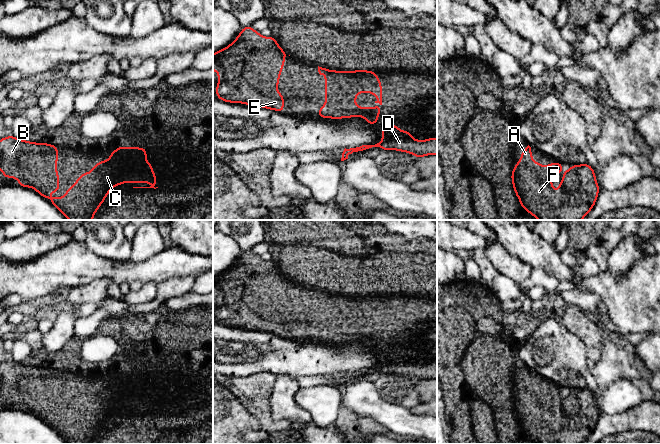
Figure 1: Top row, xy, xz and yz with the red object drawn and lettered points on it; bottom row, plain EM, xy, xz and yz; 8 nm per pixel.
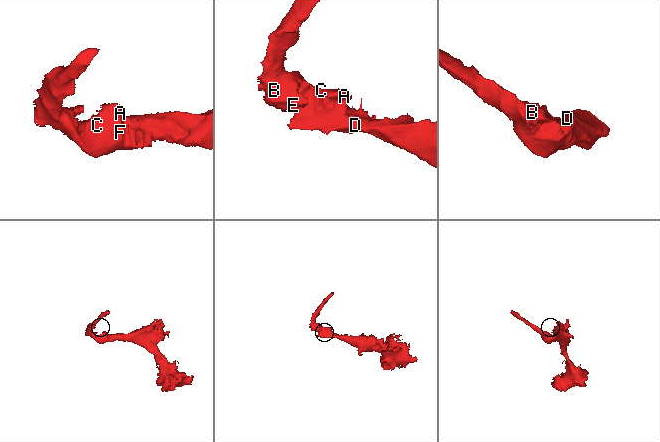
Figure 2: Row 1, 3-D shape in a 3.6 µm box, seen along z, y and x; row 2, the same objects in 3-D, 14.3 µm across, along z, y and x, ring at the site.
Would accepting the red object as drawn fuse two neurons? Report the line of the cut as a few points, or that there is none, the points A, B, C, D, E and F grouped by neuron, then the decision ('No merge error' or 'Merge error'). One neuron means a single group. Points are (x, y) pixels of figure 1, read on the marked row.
No split. Groups: A B C D E F. No merge error

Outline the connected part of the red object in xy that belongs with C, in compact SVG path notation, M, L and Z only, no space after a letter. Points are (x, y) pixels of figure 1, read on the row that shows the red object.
M12 135L0 139L0 169L5 178L17 178L18 185L26 188L33 187L45 199L48 199L63 215L69 220L92 220L98 208L104 202L107 194L117 185L122 186L126 181L134 184L136 182L149 182L150 187L133 187L133 188L154 188L157 184L157 178L152 169L152 164L146 161L147 148L140 147L124 147L118 146L117 150L110 152L109 160L102 160L100 163L95 163L91 172L81 174L76 182L68 188L62 198L50 198L50 192L58 192L59 174L56 169L58 162L58 146L47 143L29 142L23 139L15 138Z

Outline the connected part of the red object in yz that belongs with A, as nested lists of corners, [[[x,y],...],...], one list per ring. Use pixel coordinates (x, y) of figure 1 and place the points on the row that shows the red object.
[[[528,145],[511,172],[514,192],[522,208],[538,220],[582,220],[594,207],[600,190],[594,169],[588,163],[571,165],[556,191],[552,189],[552,176],[563,169],[563,163],[549,162],[547,168],[543,165],[532,159],[532,150]]]

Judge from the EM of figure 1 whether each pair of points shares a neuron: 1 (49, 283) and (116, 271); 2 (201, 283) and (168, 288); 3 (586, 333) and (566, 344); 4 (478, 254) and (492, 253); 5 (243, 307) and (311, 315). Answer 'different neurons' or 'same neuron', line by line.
1: same neuron
2: different neurons
3: different neurons
4: different neurons
5: same neuron

